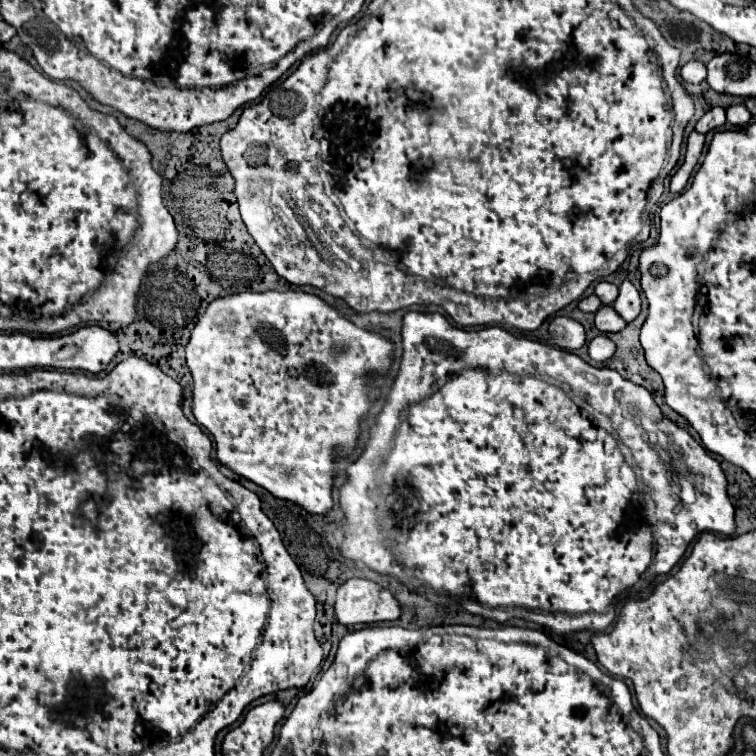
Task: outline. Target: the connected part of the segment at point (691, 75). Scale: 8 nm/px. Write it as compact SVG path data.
M688 62L680 68L680 76L684 82L700 84L706 80L706 66L702 62Z

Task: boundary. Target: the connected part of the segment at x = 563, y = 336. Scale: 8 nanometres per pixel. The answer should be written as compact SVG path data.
M554 316L550 320L550 336L564 350L578 350L586 340L584 326L568 316Z

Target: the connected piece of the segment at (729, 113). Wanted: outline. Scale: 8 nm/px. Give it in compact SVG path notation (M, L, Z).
M730 106L730 108L726 110L726 118L728 118L730 124L742 126L742 124L748 124L750 112L748 112L744 106Z

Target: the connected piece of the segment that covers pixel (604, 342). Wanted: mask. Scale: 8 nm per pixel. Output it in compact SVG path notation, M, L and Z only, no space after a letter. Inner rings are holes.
M598 334L594 340L590 340L588 344L588 352L590 352L590 358L596 360L596 362L604 362L608 358L612 358L616 350L616 344L606 336L606 334Z

